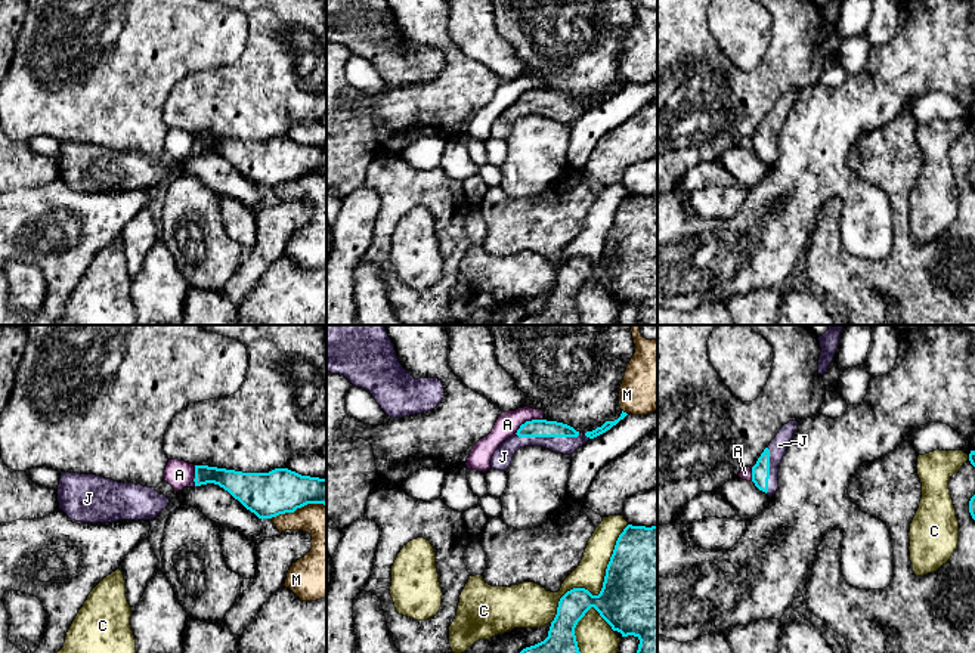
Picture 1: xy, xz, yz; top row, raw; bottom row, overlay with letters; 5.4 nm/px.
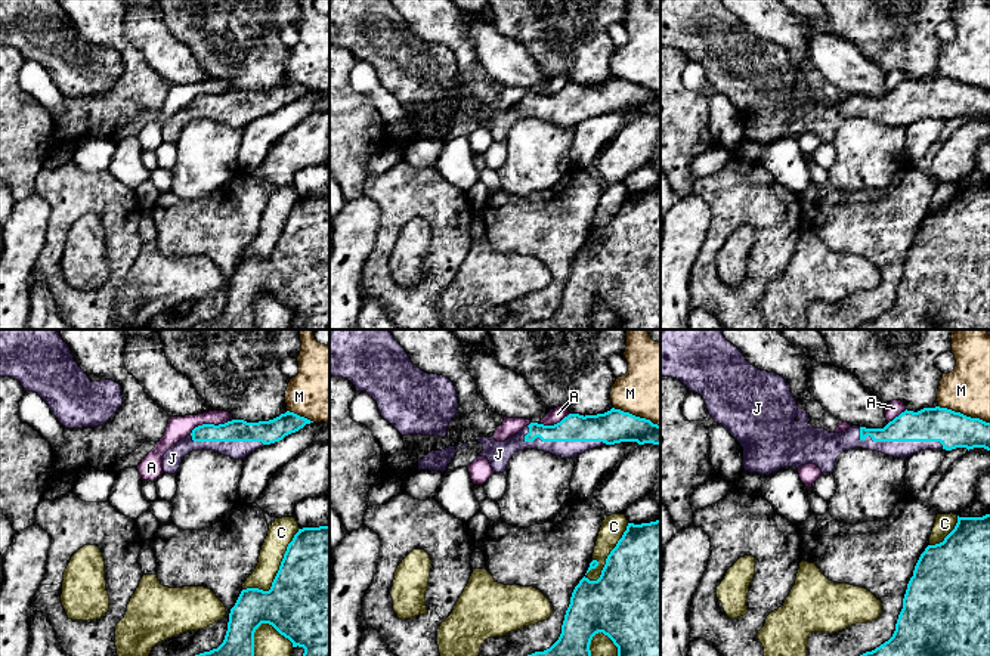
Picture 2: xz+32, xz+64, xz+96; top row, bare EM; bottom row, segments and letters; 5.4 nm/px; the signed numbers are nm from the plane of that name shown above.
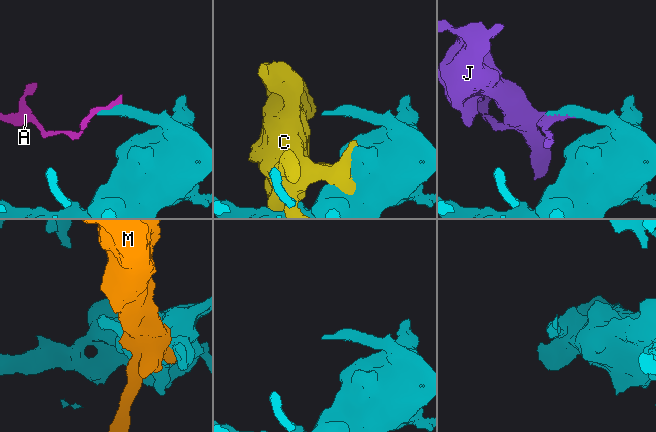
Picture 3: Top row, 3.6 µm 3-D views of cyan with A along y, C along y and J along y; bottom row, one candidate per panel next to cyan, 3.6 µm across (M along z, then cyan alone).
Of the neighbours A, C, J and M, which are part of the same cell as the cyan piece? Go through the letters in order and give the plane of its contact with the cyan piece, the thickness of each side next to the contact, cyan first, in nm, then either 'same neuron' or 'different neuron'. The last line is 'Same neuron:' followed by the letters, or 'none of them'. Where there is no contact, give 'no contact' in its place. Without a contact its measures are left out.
A: contact in xz; calibres 100 and 130 nm; different neuron
C: contact in xz; calibres 500 and 160 nm; different neuron
J: contact in xz; calibres 100 and 100 nm; same neuron
M: contact in xy; calibres 240 and 200 nm; different neuron
Same neuron: J

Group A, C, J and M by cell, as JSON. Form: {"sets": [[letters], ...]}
{"sets": [["A"], ["C"], ["J"], ["M"]]}

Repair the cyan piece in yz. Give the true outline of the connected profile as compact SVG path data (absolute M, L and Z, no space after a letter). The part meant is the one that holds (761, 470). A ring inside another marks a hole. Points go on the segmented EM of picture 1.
M798 421L784 424L752 467L752 482L770 498L779 489L779 465L798 428Z

